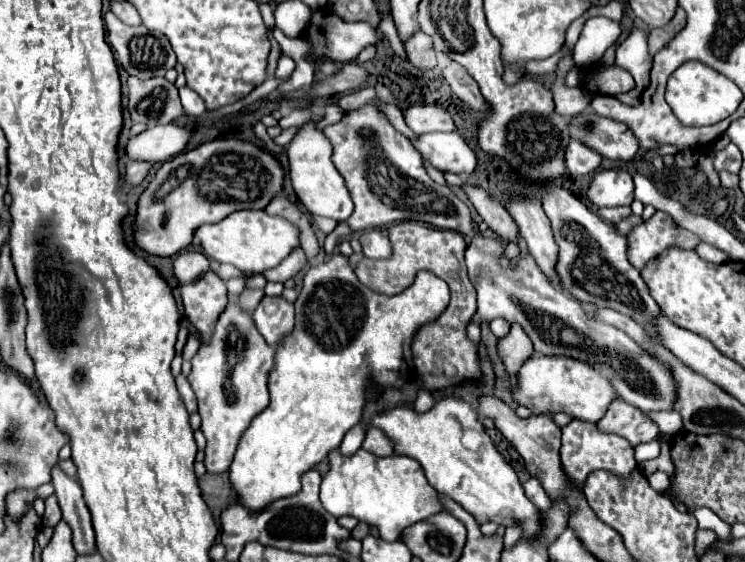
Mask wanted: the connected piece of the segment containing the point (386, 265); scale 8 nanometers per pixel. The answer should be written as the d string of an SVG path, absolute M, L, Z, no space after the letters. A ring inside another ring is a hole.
M406 220L388 227L388 237L394 249L390 259L374 261L374 259L364 257L356 265L356 275L366 287L384 295L398 295L408 285L412 285L414 275L418 271L428 269L428 271L434 271L444 281L448 281L448 287L452 291L450 305L440 315L440 319L422 327L418 335L414 337L412 353L414 353L417 379L430 393L480 379L482 369L480 369L478 347L466 335L466 325L476 313L476 291L466 273L466 265L464 265L466 243L462 235L456 231L440 231L440 229L422 225L422 222ZM444 361L446 361L446 369L444 369Z

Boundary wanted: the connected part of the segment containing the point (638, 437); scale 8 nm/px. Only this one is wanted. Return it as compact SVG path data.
M618 399L614 401L614 405L610 405L606 417L602 417L602 421L596 423L602 431L608 433L616 433L622 435L624 439L628 439L634 447L646 441L654 441L660 431L658 427L634 405Z

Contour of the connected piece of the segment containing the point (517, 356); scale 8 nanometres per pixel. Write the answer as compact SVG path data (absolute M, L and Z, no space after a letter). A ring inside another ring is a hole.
M512 325L510 333L504 339L500 339L500 343L498 343L498 355L502 357L506 369L512 377L518 375L522 363L526 359L530 359L532 353L534 353L532 341L520 325Z

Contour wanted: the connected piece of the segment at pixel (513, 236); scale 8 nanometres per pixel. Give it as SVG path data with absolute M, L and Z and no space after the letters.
M464 185L464 191L468 195L468 199L472 201L472 205L476 207L476 211L482 215L484 223L506 243L518 243L518 227L514 223L514 219L510 217L510 213L496 201L492 199L484 189L480 187L470 187Z

